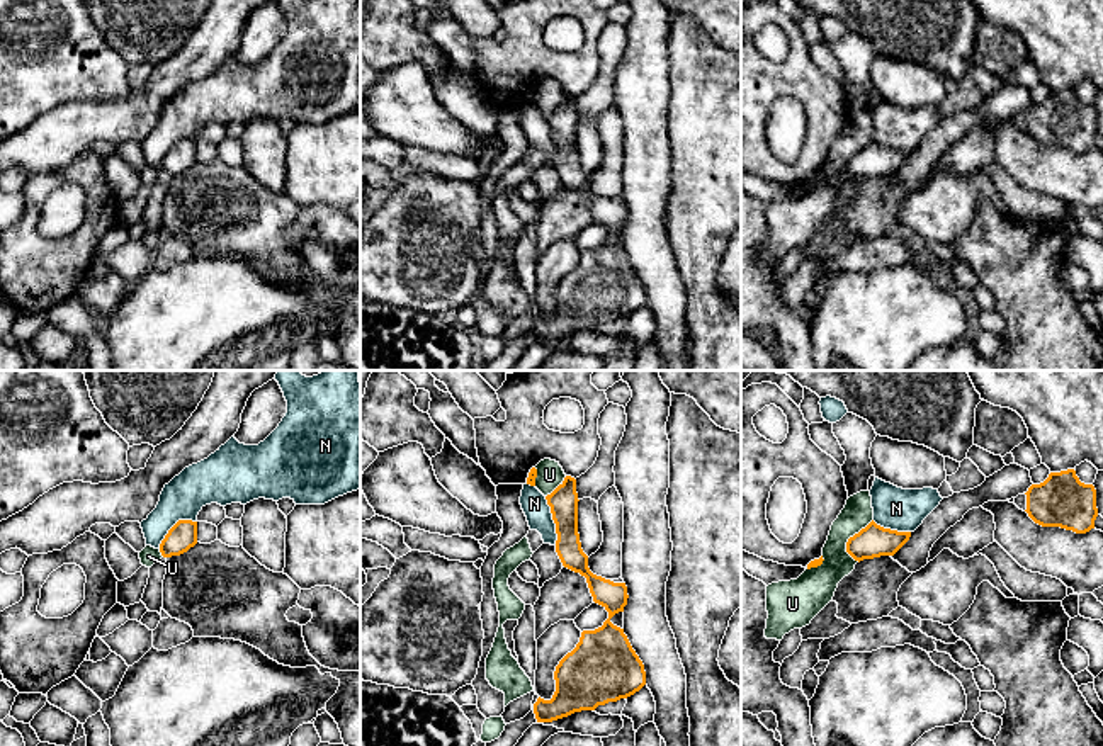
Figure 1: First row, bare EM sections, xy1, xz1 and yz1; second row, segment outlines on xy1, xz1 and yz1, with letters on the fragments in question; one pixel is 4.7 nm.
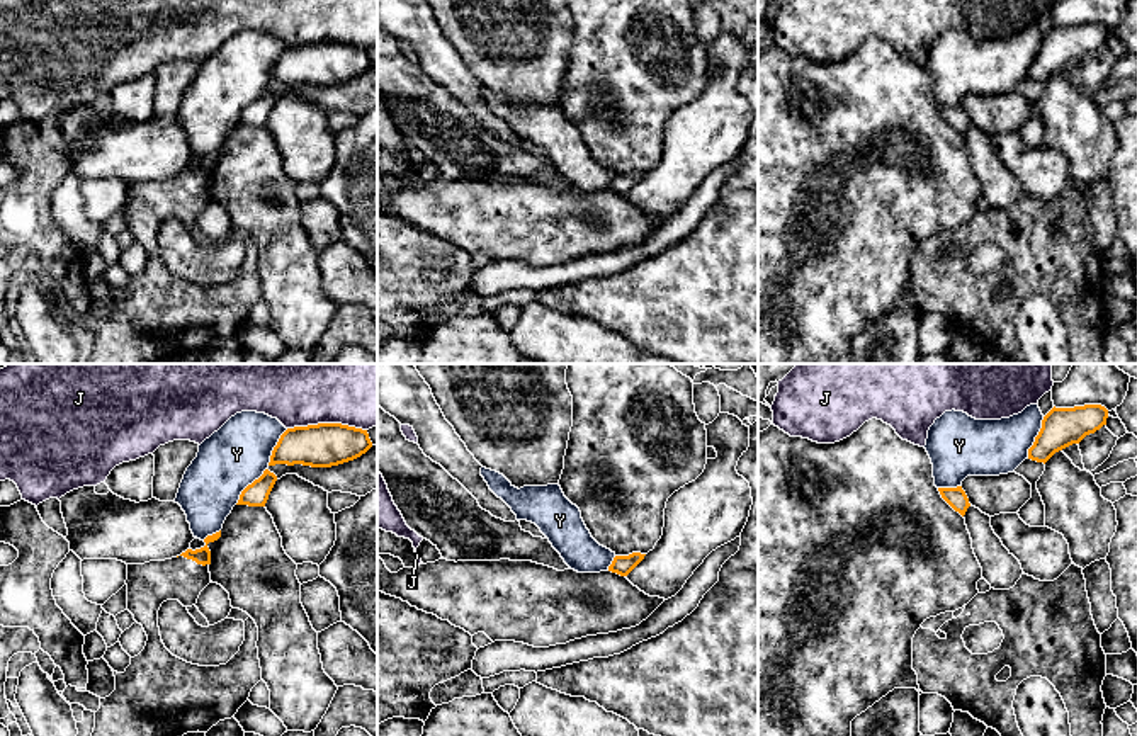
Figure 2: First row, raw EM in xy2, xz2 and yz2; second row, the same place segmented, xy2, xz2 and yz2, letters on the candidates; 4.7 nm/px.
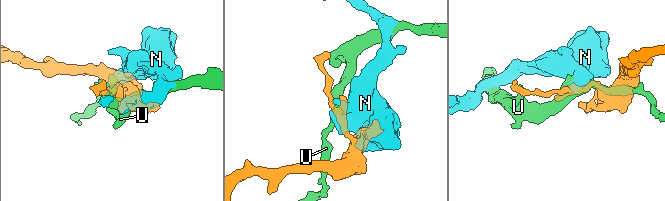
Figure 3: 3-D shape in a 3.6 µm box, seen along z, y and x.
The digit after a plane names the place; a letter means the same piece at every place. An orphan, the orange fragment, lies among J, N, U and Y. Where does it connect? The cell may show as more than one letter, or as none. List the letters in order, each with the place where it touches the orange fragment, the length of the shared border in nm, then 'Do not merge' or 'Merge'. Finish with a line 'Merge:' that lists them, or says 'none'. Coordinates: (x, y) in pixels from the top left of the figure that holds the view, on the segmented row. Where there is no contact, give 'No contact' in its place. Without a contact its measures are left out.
J: Touches orange at xy2 (327, 424). Shared border 380 nm. Do not merge
N: Touches orange at xz1 (553, 519). Shared border 240 nm. Do not merge
U: Touches orange at yz1 (848, 539). Shared border 220 nm. Do not merge
Y: Touches orange at yz2 (1035, 437). Shared border 200 nm. Do not merge
Merge: none

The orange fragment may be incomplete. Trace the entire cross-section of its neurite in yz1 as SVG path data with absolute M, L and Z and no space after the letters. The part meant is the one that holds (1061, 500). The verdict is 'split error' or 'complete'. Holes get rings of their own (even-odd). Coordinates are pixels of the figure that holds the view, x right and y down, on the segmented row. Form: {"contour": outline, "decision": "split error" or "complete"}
{"contour": "M1074 469L1050 472L1040 484L1032 484L1027 495L1027 513L1042 527L1061 527L1076 534L1095 528L1098 517L1096 489L1084 484Z", "decision": "complete"}

